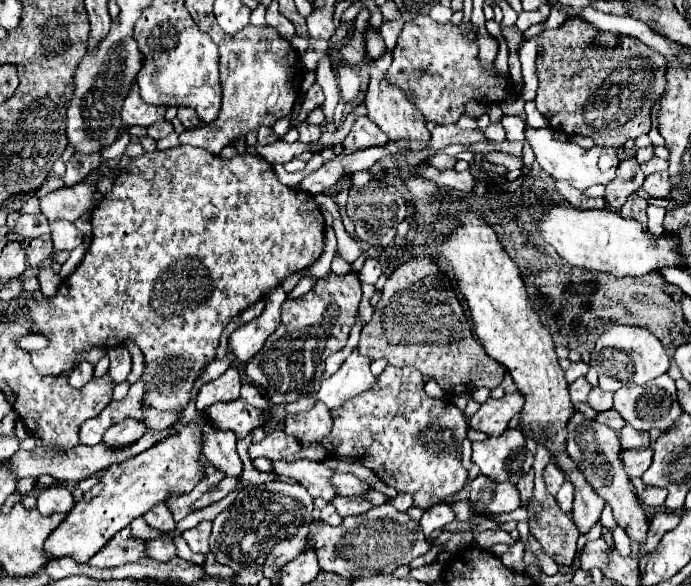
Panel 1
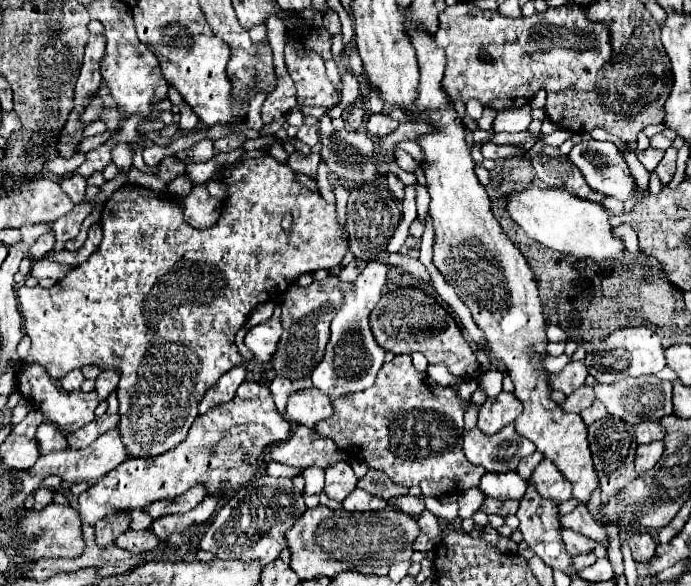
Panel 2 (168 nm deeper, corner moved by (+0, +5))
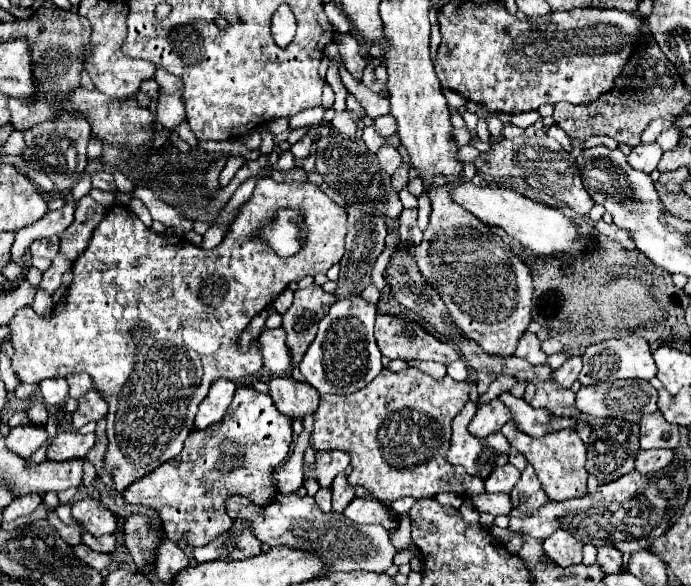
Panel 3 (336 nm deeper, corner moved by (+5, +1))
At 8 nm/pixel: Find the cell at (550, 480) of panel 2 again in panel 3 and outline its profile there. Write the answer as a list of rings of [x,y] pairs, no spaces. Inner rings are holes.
[[[529,464],[521,474],[519,484],[509,492],[509,496],[511,496],[513,508],[519,508],[525,514],[535,512],[537,508],[541,508],[543,504],[549,502],[549,498],[545,498],[543,488],[537,480],[537,474],[533,472],[533,466],[529,466]]]

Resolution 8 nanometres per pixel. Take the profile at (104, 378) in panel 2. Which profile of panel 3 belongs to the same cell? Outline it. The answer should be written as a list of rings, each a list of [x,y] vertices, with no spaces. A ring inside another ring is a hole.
[[[87,392],[77,398],[77,410],[71,414],[71,424],[81,428],[89,422],[97,422],[107,414],[107,404],[101,400],[97,392]]]

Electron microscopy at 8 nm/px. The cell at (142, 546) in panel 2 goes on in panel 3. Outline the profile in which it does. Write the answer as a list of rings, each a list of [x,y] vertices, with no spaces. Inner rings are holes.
[[[83,532],[81,534],[81,542],[85,546],[89,546],[91,550],[97,550],[97,552],[115,552],[117,550],[117,542],[115,542],[115,536],[91,536],[89,532]]]

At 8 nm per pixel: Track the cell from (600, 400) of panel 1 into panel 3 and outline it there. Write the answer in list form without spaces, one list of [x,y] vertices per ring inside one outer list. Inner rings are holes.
[[[509,392],[501,394],[499,398],[511,408],[515,428],[519,428],[523,434],[535,436],[535,438],[541,438],[547,434],[551,414],[545,408],[531,408],[523,398],[515,398]]]

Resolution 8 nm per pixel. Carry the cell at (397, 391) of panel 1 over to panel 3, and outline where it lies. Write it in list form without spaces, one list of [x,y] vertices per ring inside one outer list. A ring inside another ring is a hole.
[[[383,368],[381,374],[371,384],[367,384],[363,390],[357,390],[355,394],[321,396],[319,408],[315,412],[311,446],[315,450],[339,448],[349,452],[353,468],[353,474],[349,474],[347,478],[349,484],[367,488],[373,494],[373,498],[387,506],[403,496],[421,500],[425,496],[435,496],[439,492],[453,492],[461,498],[485,494],[485,484],[479,476],[471,476],[465,472],[465,468],[451,466],[445,460],[445,452],[449,450],[449,424],[467,404],[469,390],[471,390],[469,380],[455,382],[449,376],[435,380],[417,368],[405,368],[401,372],[389,372],[387,368]]]

